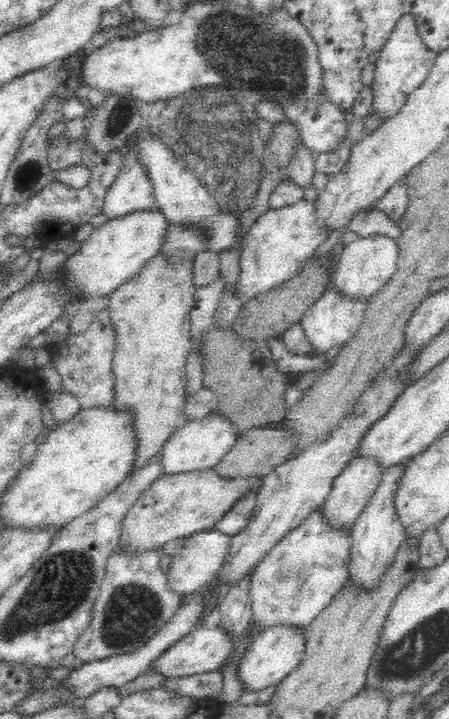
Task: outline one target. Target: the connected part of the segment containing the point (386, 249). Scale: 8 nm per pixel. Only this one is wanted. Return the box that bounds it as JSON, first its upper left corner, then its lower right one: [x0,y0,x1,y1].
[335,234,399,296]

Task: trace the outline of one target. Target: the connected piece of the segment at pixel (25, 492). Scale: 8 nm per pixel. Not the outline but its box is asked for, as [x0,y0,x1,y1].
[2,403,139,527]

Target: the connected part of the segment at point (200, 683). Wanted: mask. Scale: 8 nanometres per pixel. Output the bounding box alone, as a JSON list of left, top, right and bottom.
[165,669,222,697]

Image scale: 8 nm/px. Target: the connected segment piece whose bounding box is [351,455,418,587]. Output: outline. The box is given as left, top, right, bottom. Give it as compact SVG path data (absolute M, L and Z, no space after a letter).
M418 455L401 460L401 462L385 468L380 477L379 486L374 490L374 494L372 494L372 499L364 507L364 510L360 512L360 517L354 522L354 534L352 534L353 545L351 548L351 578L363 582L366 587L380 576L380 572L388 566L388 562L392 562L392 558L394 558L394 554L396 554L396 548L400 546L400 542L407 536L406 529L404 529L404 525L402 525L402 520L400 519L400 514L398 514L396 496L398 496L400 486L404 484L402 483L402 478L406 476L406 472L408 472L408 468L412 466L412 462L414 462L416 456Z

